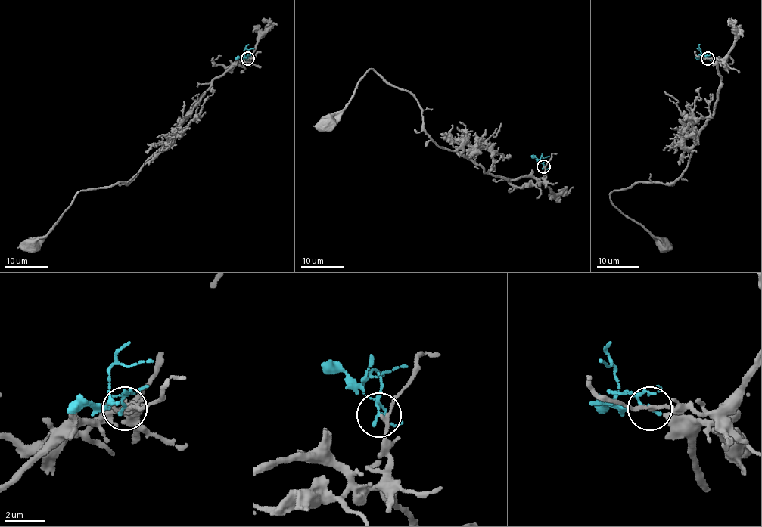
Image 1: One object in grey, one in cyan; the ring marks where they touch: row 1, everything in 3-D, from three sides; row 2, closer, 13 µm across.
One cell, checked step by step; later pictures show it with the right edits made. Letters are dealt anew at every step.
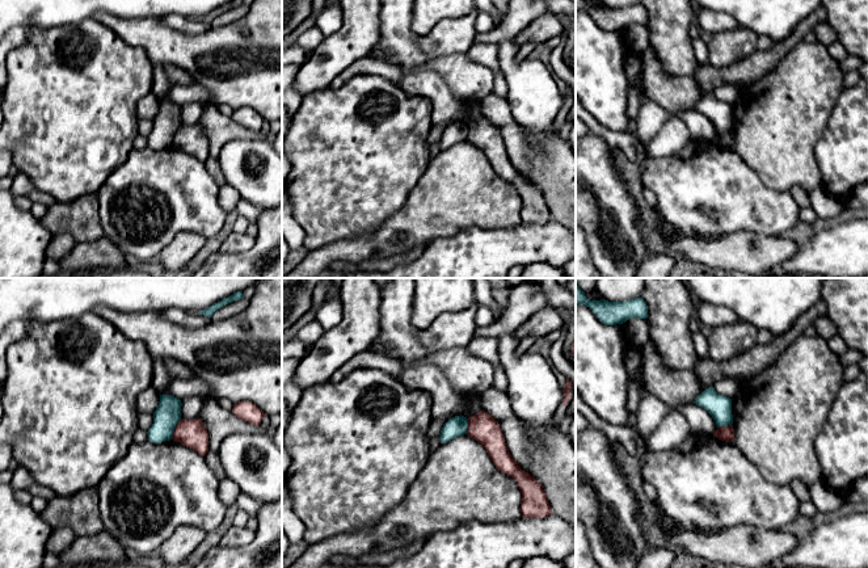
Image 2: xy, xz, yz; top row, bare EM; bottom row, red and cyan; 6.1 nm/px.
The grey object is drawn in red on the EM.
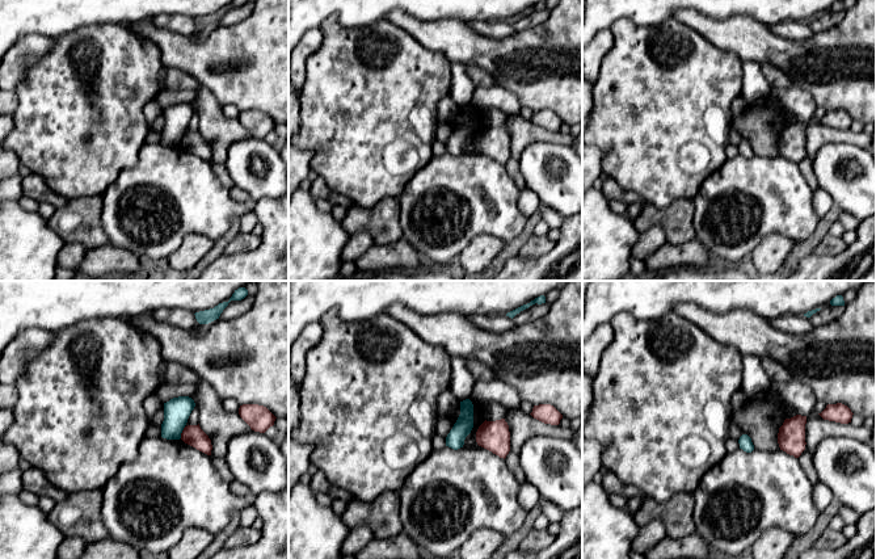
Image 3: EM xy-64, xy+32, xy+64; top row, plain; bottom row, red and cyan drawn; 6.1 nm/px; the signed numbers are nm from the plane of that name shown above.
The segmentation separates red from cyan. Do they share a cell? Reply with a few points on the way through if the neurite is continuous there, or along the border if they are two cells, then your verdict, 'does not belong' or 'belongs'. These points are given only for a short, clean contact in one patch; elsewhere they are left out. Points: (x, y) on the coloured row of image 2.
along xy (181, 419), (171, 438) | does not belong

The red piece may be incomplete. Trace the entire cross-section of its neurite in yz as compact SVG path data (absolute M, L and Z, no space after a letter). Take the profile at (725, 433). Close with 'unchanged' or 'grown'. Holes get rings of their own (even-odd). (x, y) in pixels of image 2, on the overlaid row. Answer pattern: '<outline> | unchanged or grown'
M733 425L717 428L717 430L715 432L715 436L721 441L733 442L734 439Z | unchanged

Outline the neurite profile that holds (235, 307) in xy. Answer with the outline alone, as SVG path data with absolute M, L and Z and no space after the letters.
M243 298L240 300L233 300L222 308L219 308L210 319L212 321L220 321L228 317L232 317L240 312L243 312L249 304L249 300Z

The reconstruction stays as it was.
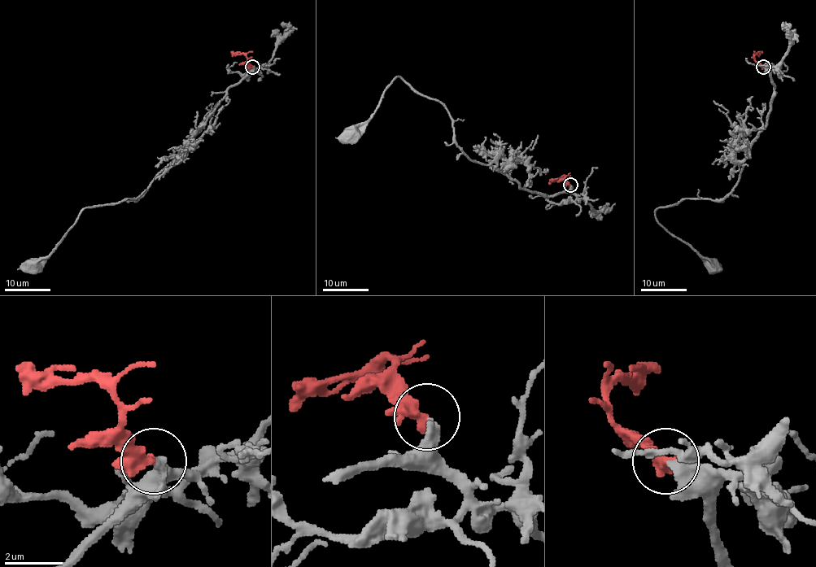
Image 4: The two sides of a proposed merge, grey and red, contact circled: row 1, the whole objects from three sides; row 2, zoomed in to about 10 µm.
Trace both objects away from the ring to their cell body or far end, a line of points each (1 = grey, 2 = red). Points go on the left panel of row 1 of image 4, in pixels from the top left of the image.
1: (252, 66), (137, 200), (85, 207), (48, 255), (17, 269)
2: (252, 66), (243, 54), (230, 51)

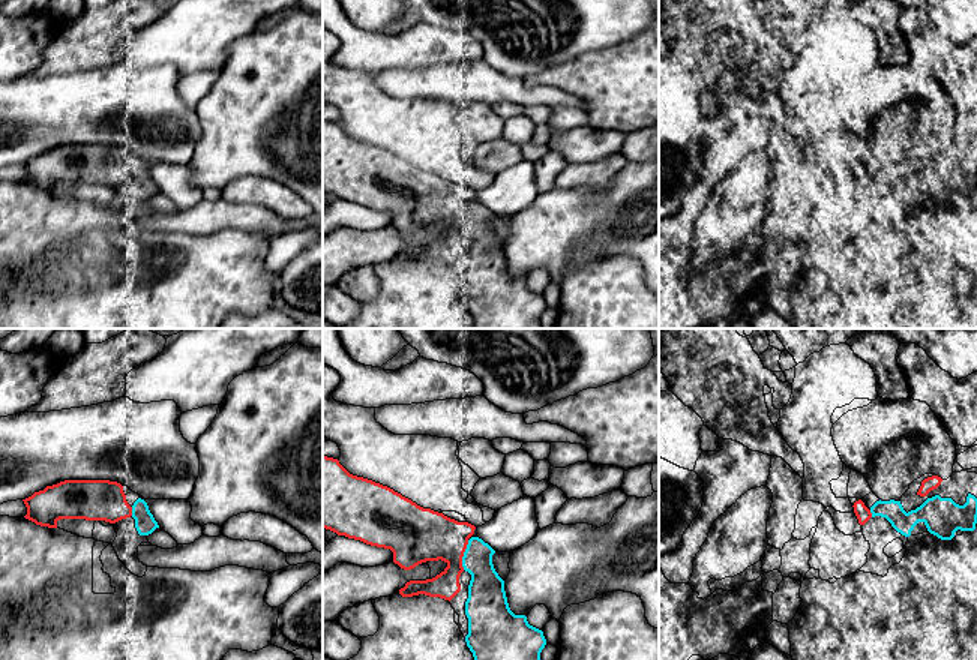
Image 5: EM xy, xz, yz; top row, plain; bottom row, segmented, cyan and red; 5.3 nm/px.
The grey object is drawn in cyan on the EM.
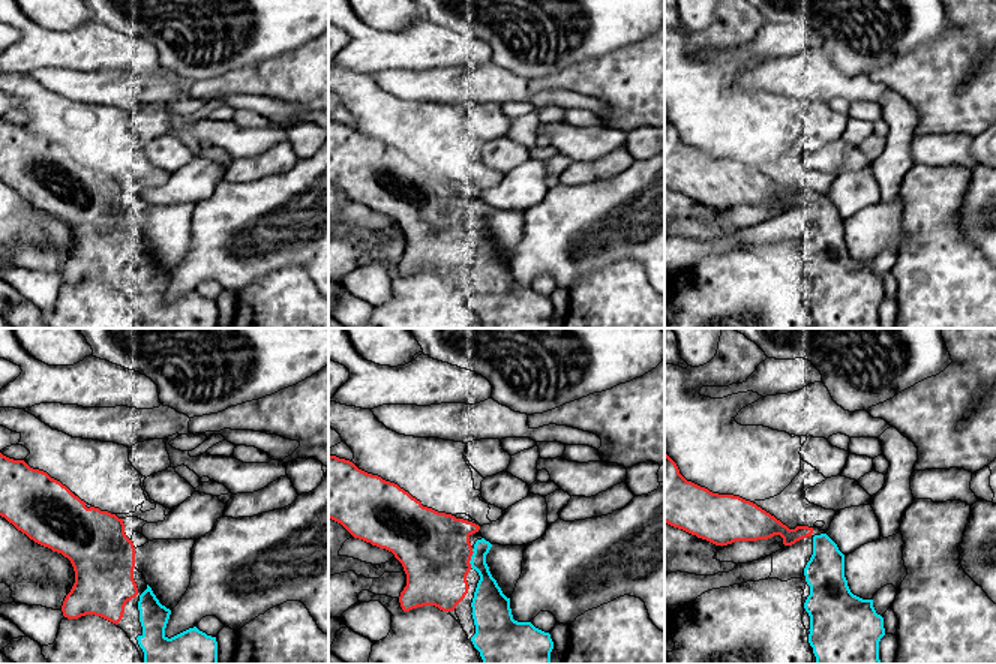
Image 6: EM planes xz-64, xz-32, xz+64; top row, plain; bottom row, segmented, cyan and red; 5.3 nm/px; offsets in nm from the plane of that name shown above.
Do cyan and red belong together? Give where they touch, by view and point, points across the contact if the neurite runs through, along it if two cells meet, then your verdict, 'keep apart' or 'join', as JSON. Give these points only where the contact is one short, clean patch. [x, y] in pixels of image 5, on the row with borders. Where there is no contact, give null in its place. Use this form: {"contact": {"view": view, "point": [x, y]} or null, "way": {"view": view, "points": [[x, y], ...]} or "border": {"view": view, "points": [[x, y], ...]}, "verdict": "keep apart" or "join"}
{"contact": {"view": "xz", "point": [464, 555]}, "verdict": "join"}

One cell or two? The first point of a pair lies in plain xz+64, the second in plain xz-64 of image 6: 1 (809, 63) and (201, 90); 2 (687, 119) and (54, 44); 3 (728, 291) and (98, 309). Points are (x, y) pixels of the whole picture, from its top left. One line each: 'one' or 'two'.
1: two
2: two
3: one

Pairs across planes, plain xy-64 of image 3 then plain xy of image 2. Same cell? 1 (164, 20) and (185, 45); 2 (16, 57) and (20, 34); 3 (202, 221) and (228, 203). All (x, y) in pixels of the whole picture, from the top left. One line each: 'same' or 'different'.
1: different
2: same
3: different

